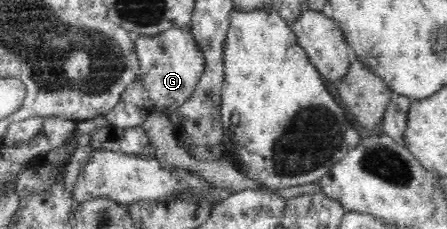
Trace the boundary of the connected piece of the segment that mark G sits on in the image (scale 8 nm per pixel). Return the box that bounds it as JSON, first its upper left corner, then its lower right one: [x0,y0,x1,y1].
[134,27,206,115]

